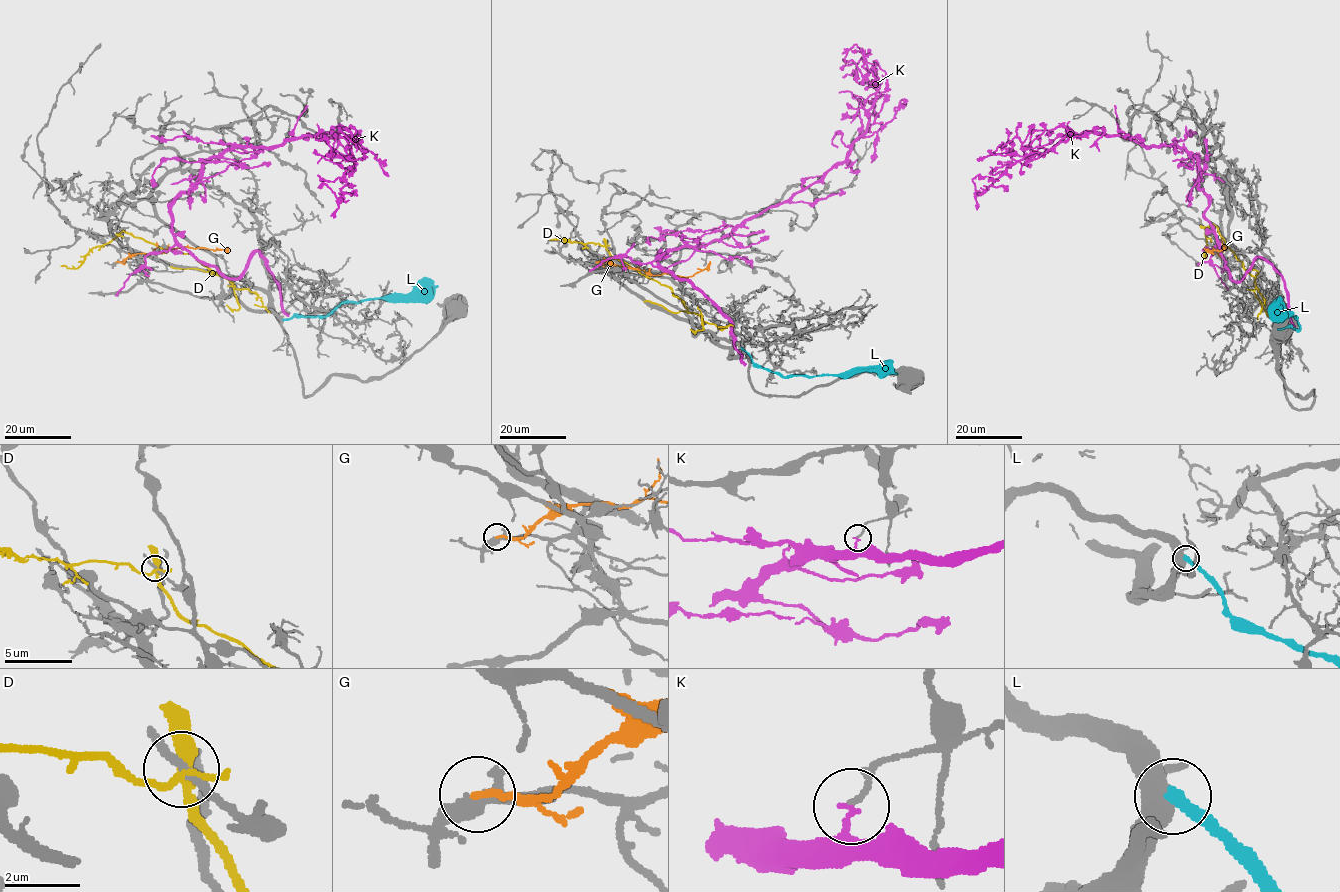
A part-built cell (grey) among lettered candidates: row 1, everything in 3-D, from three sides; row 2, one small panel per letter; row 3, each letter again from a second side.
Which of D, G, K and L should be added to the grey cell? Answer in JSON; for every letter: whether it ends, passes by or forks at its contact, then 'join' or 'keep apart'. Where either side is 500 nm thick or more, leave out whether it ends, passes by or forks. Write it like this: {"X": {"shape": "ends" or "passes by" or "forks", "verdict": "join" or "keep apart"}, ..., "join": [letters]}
{"D": {"shape": "forks", "verdict": "keep apart"}, "G": {"shape": "ends", "verdict": "keep apart"}, "K": {"shape": "ends", "verdict": "keep apart"}, "L": {"verdict": "keep apart"}, "join": []}

